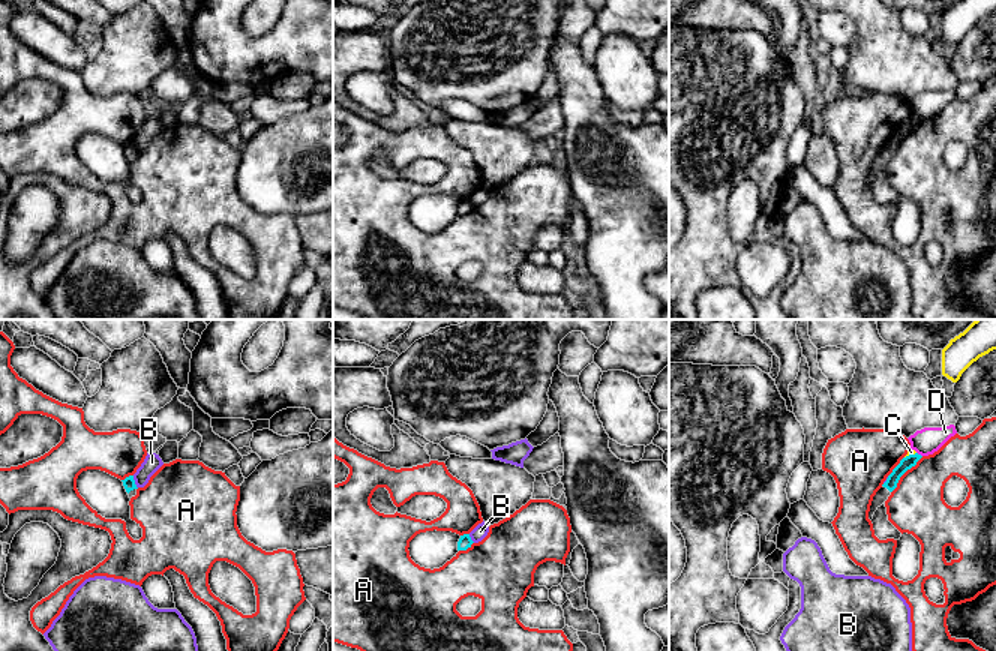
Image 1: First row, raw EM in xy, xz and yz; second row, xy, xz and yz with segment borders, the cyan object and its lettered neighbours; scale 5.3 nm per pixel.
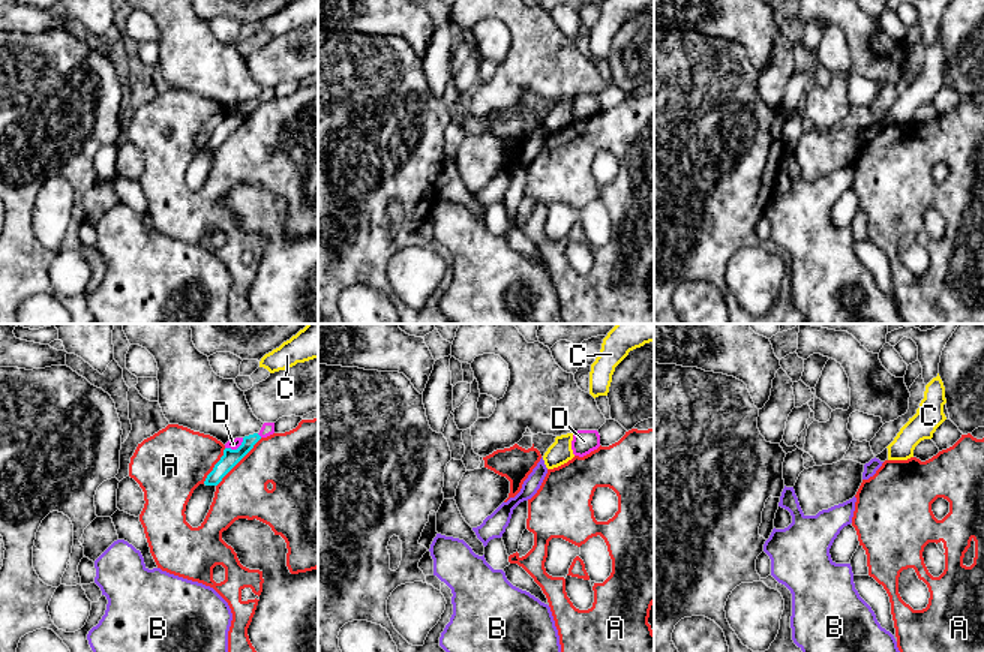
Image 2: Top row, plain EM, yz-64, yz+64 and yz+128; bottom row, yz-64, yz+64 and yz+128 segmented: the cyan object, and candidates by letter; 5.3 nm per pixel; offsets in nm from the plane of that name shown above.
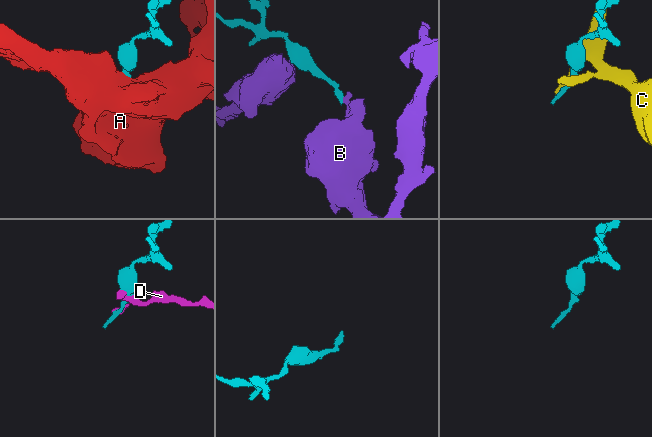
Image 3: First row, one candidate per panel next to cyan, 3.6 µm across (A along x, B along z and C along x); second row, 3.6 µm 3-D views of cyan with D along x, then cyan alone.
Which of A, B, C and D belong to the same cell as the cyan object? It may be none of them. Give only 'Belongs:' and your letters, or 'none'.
Belongs: none

